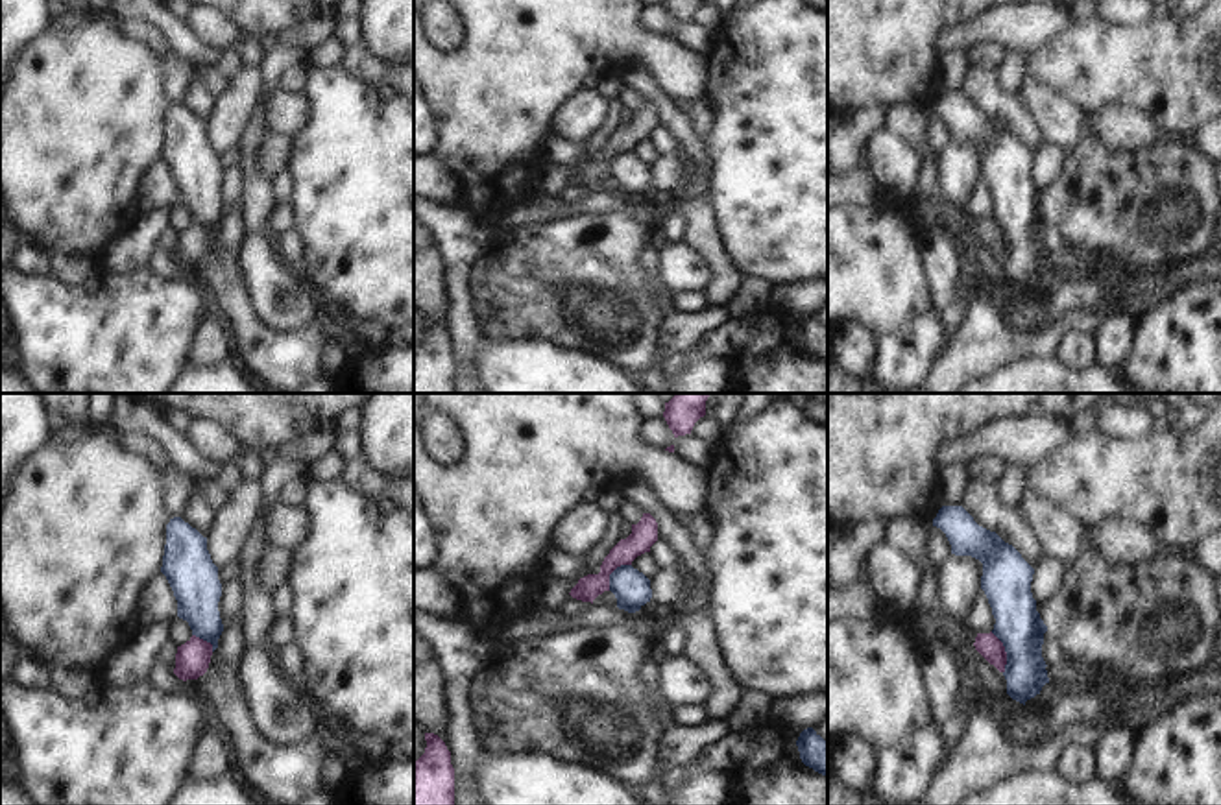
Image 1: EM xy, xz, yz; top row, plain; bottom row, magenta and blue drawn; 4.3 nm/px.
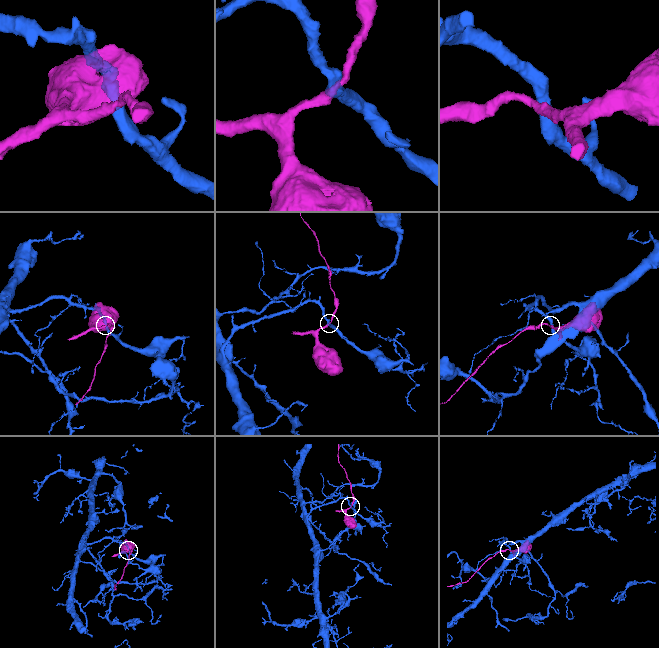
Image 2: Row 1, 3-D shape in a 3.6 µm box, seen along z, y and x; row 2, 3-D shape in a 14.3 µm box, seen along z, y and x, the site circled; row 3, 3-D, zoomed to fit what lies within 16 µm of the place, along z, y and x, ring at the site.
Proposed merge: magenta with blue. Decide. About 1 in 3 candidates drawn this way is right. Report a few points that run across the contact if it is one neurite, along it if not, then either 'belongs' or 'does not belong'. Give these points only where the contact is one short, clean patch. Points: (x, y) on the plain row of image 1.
line yz (991, 218), (1005, 239), (1003, 259); does not belong

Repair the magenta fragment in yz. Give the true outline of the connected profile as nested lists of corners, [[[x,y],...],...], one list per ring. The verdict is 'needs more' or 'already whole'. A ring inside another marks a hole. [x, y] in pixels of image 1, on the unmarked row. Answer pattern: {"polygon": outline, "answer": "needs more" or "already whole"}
{"polygon": [[[990,218],[990,220],[977,220],[975,236],[999,258],[1005,258],[1007,251],[1007,238],[1003,229]]], "answer": "already whole"}

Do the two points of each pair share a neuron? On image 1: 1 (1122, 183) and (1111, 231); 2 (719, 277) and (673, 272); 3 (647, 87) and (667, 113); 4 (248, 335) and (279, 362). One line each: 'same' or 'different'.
1: same
2: different
3: same
4: same

